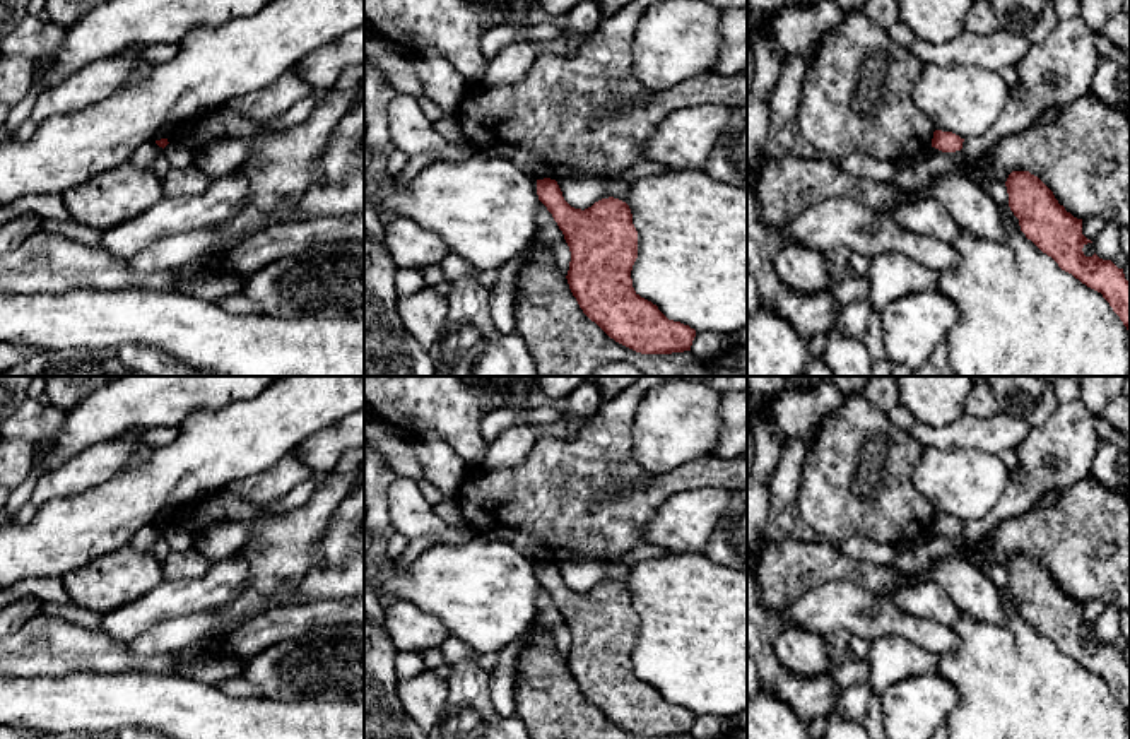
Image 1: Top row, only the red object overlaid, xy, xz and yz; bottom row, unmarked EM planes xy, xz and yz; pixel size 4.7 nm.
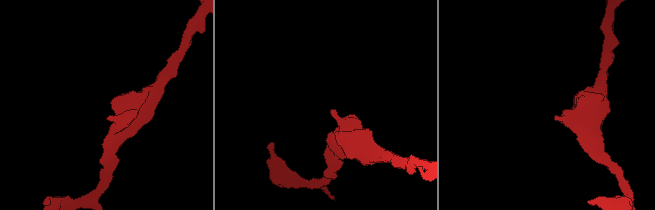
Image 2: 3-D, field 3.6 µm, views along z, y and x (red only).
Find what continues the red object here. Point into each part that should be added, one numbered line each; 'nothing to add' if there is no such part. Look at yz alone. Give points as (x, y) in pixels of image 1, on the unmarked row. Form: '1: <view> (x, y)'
nothing to add

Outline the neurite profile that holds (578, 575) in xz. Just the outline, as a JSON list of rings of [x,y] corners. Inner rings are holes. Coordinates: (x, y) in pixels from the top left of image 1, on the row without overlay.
[[[564,561],[557,565],[564,583],[574,592],[588,592],[602,582],[619,582],[627,587],[633,565],[621,561]]]

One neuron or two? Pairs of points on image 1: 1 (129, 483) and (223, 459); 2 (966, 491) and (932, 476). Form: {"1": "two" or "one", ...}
{"1": "one", "2": "one"}

